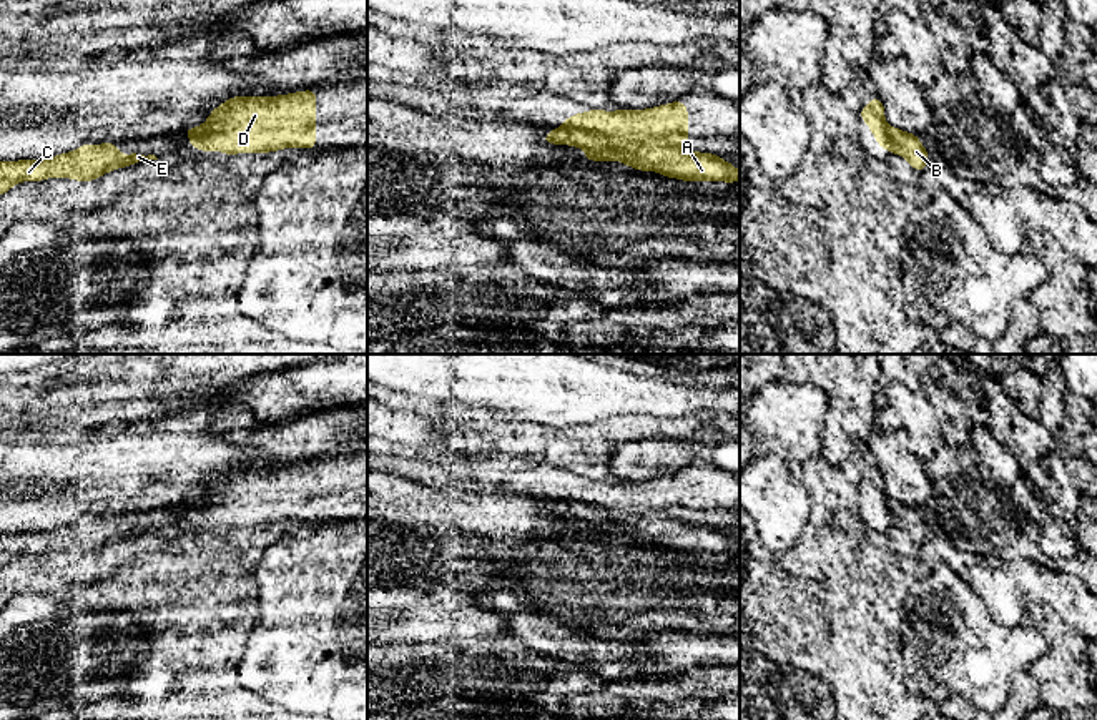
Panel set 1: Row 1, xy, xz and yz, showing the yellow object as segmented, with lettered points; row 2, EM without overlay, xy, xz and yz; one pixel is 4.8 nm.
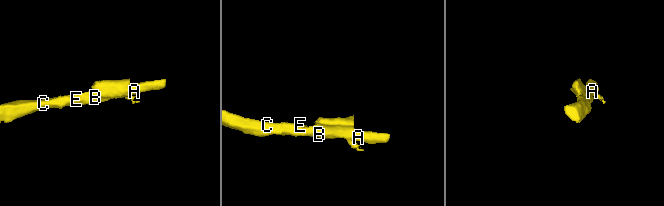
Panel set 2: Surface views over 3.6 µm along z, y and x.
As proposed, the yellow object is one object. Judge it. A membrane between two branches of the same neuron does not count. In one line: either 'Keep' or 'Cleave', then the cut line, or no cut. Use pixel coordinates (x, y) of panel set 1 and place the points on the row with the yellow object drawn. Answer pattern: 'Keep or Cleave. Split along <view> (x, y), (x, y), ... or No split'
Cleave. Split along xz (565, 127), (632, 142), (660, 140), (685, 150)

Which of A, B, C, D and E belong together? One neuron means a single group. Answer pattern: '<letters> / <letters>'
A B C E / D

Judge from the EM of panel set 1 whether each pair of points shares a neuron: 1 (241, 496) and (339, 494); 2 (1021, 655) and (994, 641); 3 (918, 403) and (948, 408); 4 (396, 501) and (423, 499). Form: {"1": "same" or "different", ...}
{"1": "same", "2": "same", "3": "different", "4": "same"}

